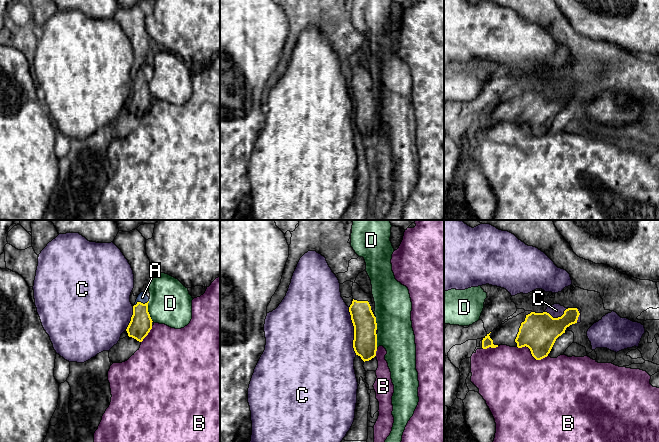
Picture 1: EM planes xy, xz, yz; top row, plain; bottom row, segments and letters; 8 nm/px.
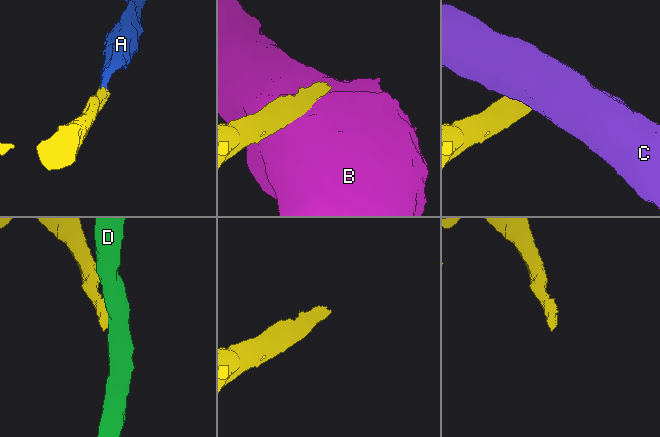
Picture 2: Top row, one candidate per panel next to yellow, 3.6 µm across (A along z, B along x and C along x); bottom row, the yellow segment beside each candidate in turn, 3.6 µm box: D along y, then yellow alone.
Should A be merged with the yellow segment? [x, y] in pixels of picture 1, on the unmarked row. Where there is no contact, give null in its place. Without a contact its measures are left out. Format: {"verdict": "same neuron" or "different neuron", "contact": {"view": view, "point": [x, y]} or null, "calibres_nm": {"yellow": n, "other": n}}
{"verdict": "same neuron", "contact": {"view": "xy", "point": [140, 78]}, "calibres_nm": {"yellow": 180, "other": 80}}

